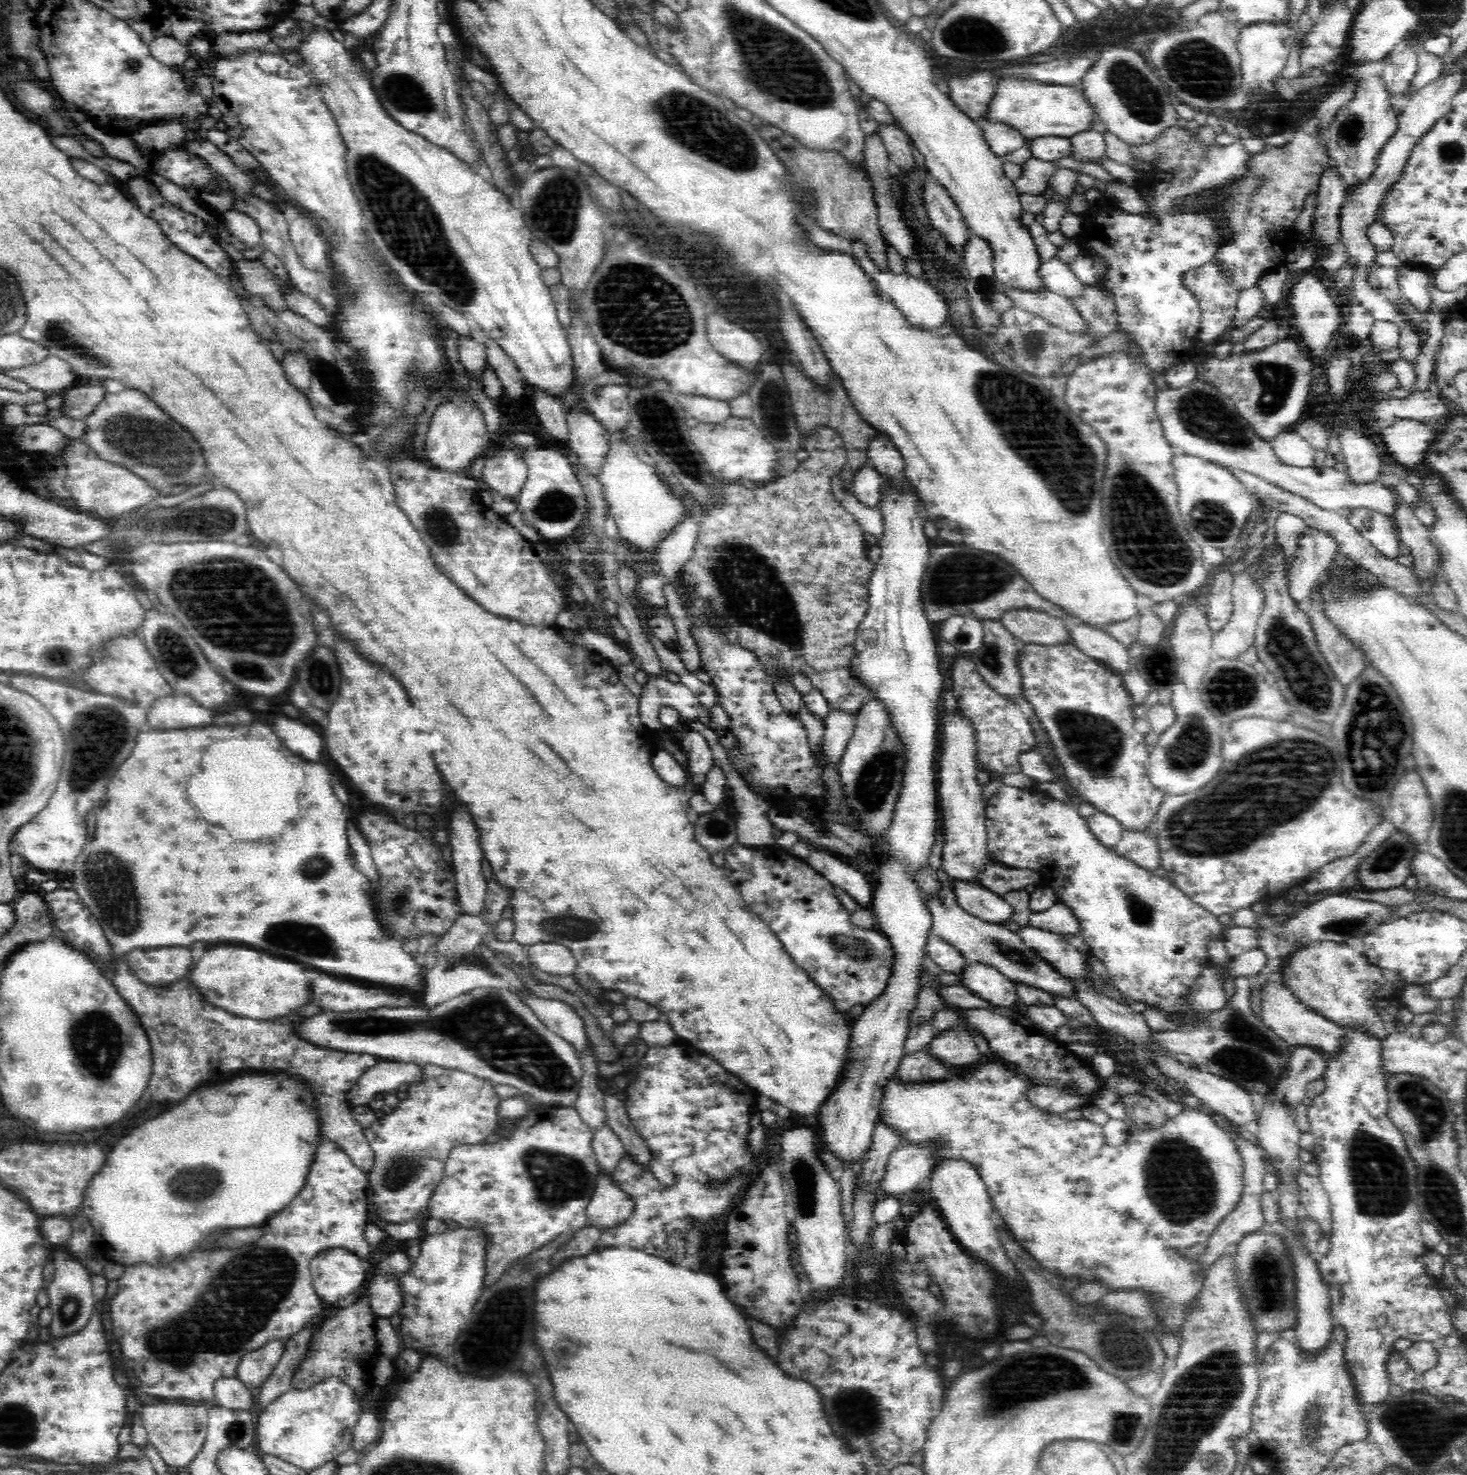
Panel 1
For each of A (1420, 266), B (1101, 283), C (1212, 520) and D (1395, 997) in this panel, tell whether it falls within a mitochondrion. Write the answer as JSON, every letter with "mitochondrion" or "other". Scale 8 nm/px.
{"A":"other","B":"other","C":"mitochondrion","D":"other"}

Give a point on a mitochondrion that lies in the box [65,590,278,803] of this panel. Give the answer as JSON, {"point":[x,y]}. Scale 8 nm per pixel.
{"point":[182,663]}

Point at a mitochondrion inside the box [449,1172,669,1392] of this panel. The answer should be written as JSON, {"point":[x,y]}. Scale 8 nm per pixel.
{"point":[476,1354]}

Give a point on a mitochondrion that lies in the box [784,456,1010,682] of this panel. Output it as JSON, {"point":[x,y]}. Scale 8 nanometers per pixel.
{"point":[992,660]}

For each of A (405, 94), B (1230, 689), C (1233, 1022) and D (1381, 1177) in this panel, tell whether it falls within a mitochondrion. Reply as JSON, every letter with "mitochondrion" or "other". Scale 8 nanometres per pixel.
{"A":"mitochondrion","B":"mitochondrion","C":"mitochondrion","D":"mitochondrion"}

